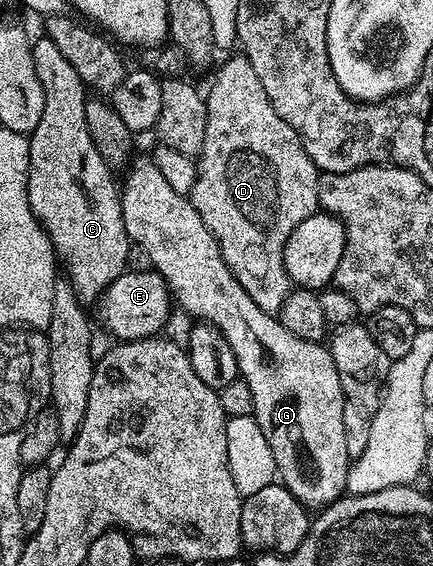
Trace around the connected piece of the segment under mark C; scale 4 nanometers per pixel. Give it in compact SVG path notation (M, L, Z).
M33 39L31 45L34 74L38 74L38 82L42 82L44 105L38 126L28 136L28 201L37 222L52 243L52 251L56 253L72 289L81 301L95 301L108 289L110 282L126 271L128 264L130 241L121 220L118 184L112 181L113 173L108 163L102 154L98 154L90 130L86 130L86 89L74 66L62 58L62 50L58 50L52 40Z

